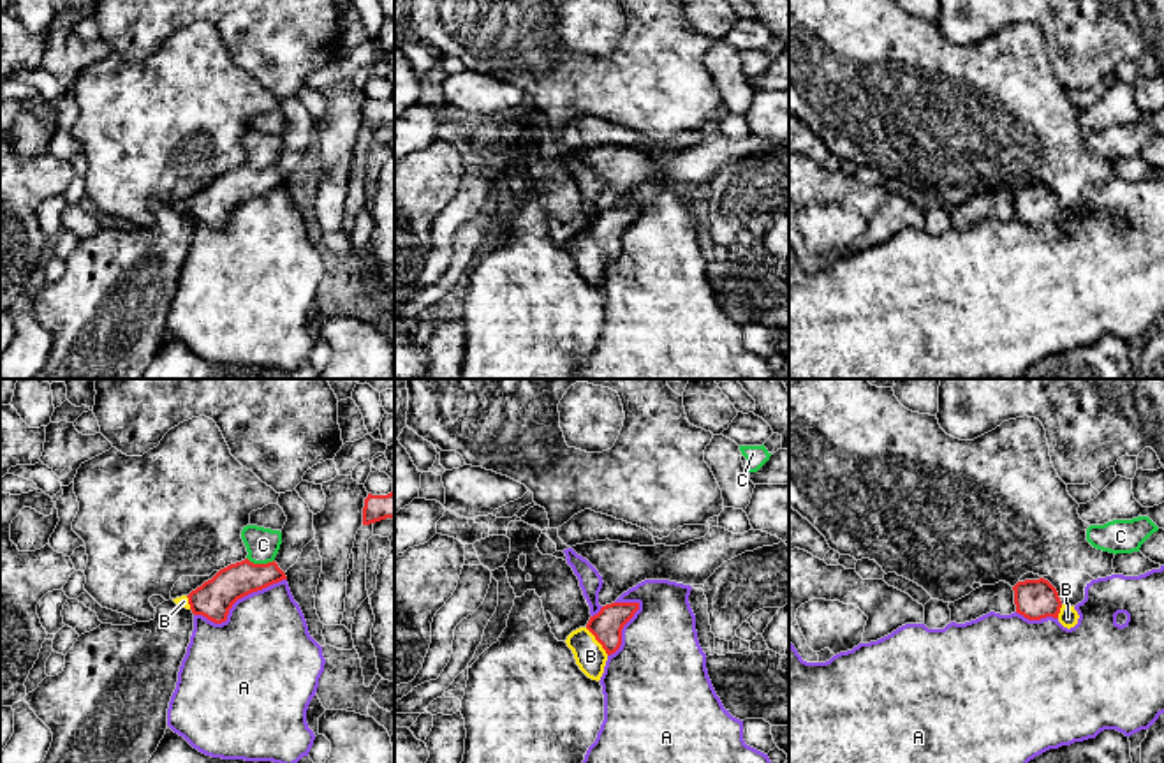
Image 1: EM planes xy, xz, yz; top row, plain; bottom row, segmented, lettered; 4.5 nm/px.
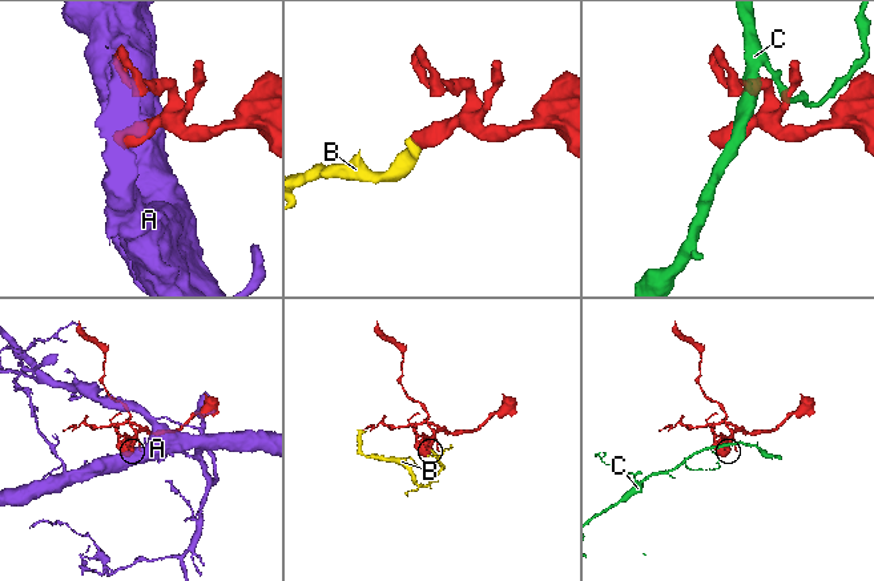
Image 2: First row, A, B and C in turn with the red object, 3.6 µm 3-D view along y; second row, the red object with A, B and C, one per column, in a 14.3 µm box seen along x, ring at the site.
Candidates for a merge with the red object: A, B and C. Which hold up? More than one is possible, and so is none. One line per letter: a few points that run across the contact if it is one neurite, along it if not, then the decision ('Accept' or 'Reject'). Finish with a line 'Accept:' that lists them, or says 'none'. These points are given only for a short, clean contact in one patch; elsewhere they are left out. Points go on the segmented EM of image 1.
A: Reject
B: Line: xz (606, 626), (597, 640), (590, 647), (590, 656). Accept
C: Line: xy (247, 557), (254, 562), (273, 561). Reject
Accept: B

